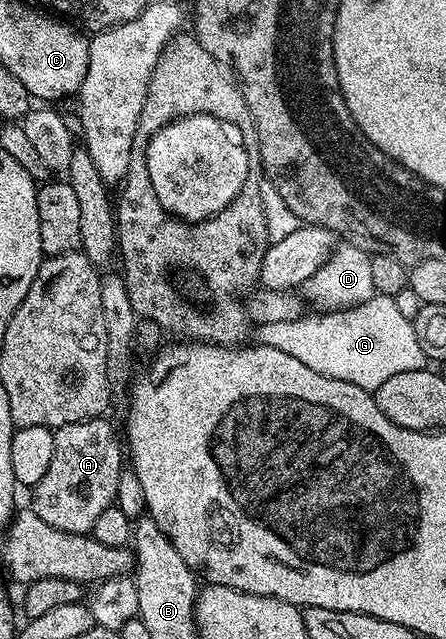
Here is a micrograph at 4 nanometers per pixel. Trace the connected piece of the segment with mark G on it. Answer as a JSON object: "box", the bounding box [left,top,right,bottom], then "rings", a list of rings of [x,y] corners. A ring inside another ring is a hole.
{"box":[253,294,428,393],"rings":[[[376,294],[359,306],[327,311],[321,315],[303,315],[299,320],[256,325],[253,329],[254,342],[294,356],[311,371],[353,382],[372,393],[392,375],[428,366],[428,357],[415,337],[413,322],[402,316],[394,297]]]}

